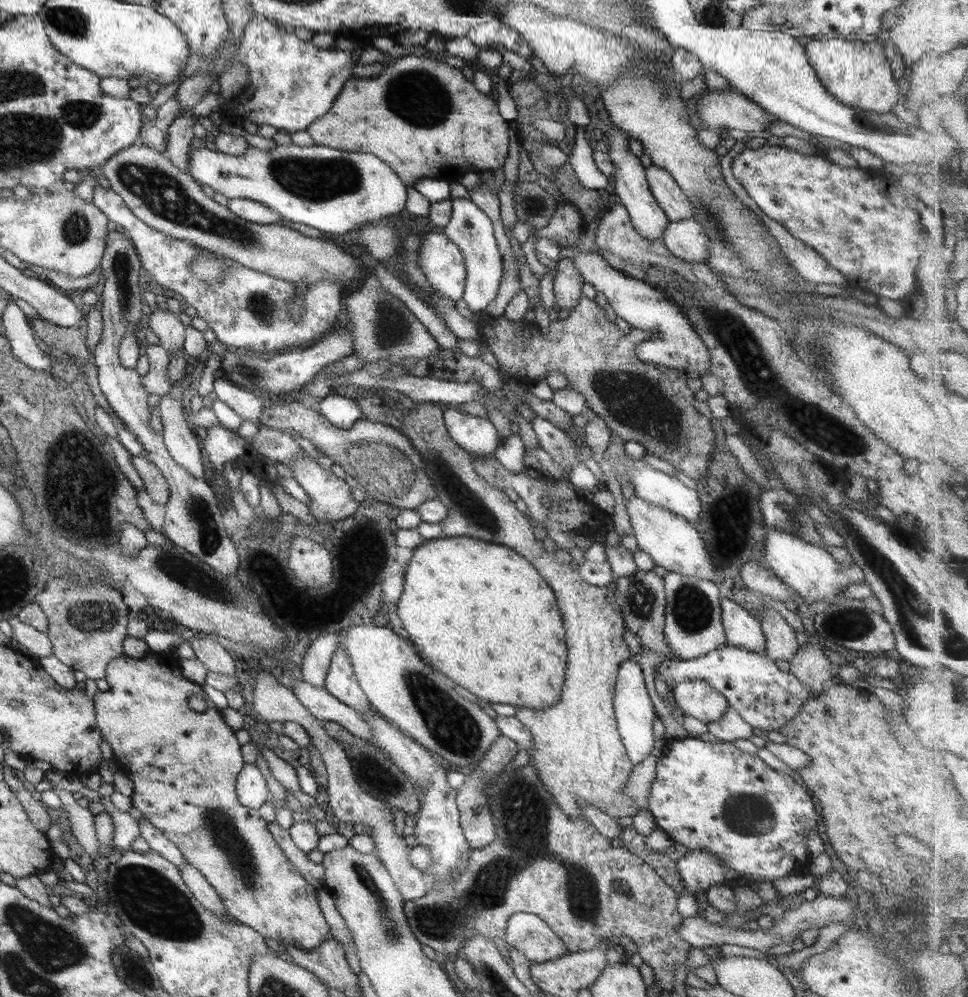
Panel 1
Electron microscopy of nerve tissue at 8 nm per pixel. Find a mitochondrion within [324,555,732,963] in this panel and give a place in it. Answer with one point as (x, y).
(526, 812)

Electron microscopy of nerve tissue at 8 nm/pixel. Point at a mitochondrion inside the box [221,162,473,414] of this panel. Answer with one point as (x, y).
(392, 328)

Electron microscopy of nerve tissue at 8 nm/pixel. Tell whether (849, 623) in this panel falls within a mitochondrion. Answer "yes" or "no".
yes

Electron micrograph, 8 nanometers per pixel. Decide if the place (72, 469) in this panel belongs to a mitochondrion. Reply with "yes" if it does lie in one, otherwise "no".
yes

